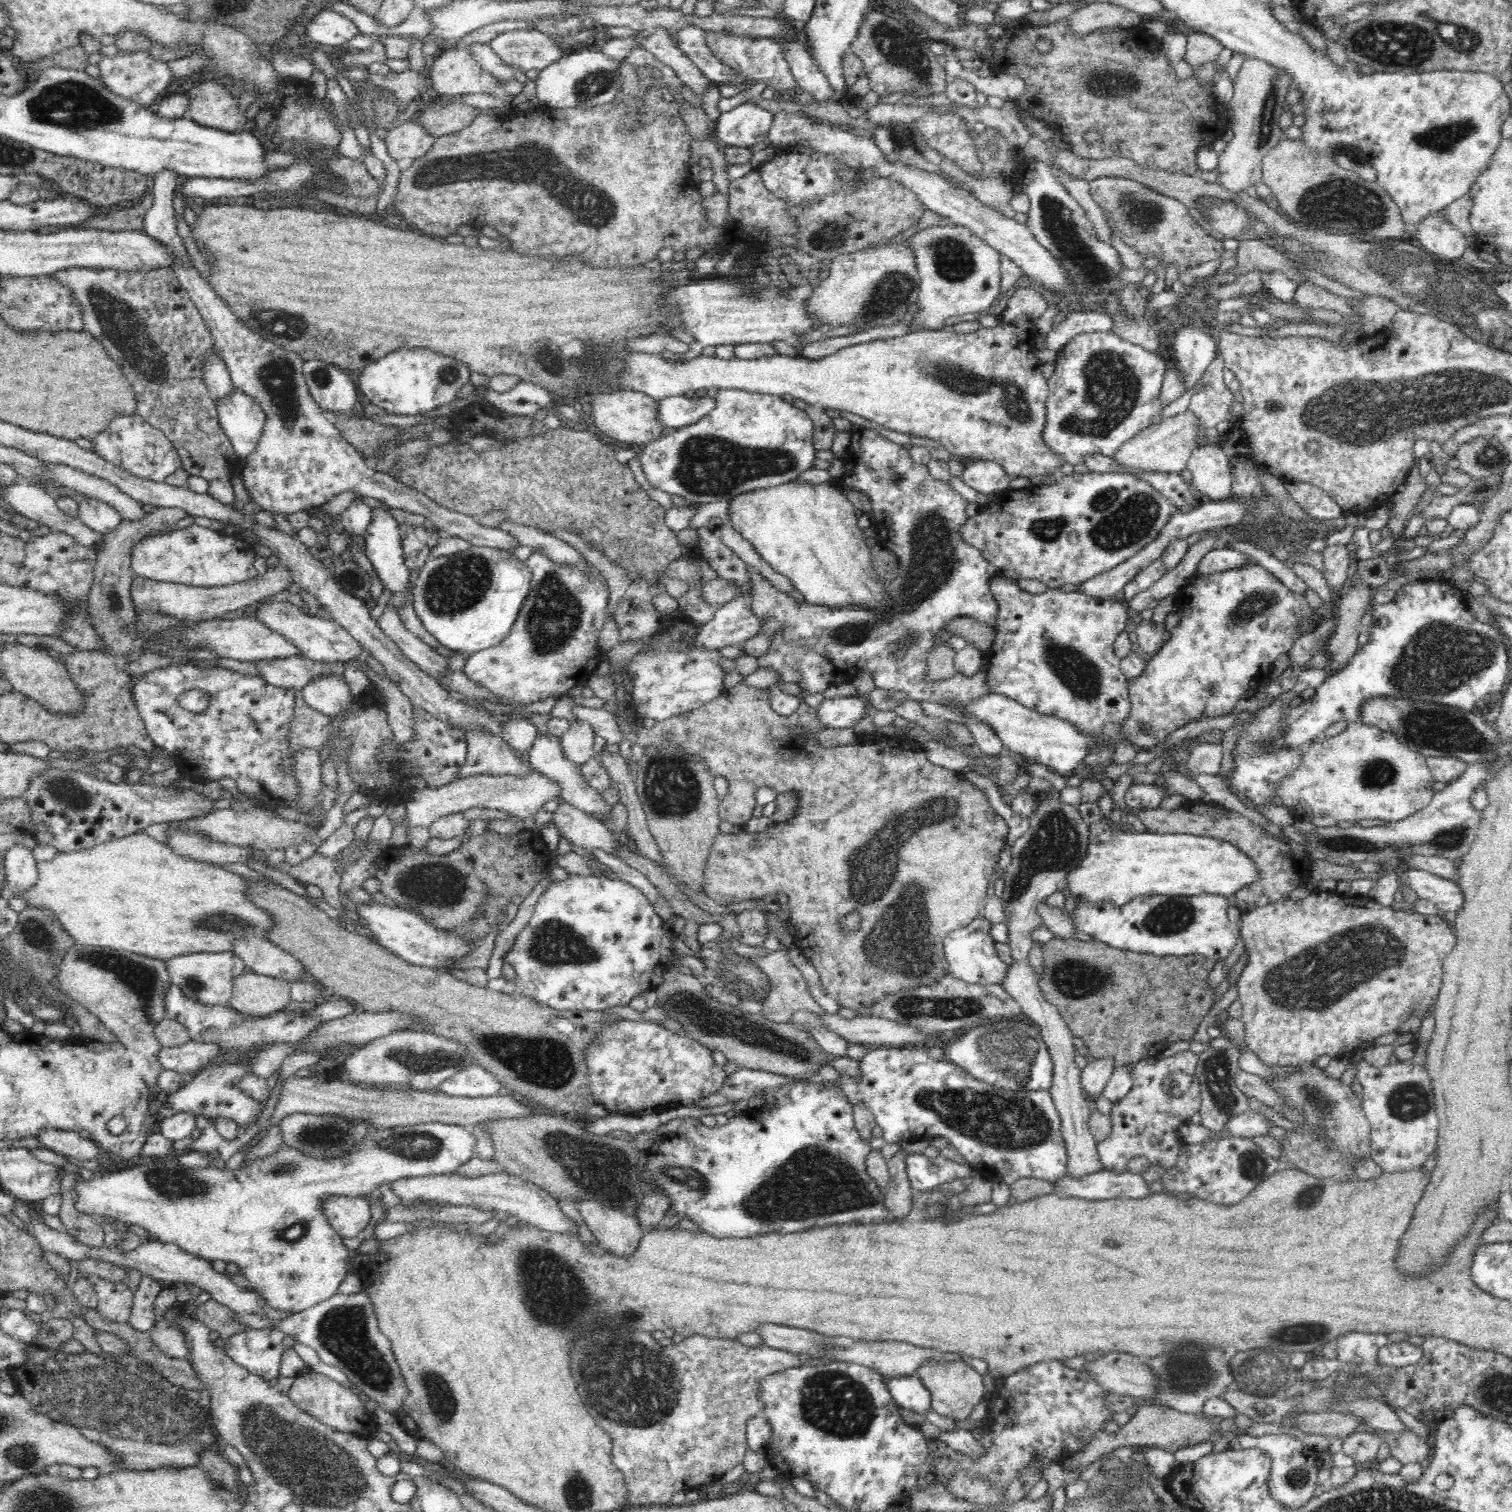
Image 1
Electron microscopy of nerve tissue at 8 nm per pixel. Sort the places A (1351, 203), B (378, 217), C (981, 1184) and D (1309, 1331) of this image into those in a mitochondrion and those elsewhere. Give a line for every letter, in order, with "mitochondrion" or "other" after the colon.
A: mitochondrion
B: other
C: other
D: mitochondrion

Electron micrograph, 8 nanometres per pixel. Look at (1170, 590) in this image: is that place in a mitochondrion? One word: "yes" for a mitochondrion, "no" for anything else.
no

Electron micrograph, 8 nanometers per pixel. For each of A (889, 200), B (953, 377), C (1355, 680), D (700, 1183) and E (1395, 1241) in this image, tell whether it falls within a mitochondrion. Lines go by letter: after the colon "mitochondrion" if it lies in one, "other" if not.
A: other
B: mitochondrion
C: other
D: mitochondrion
E: other

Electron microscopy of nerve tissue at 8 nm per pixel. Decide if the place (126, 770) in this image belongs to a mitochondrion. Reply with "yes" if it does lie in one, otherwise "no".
no

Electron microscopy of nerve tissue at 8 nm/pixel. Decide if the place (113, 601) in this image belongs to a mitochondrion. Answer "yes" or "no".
yes

